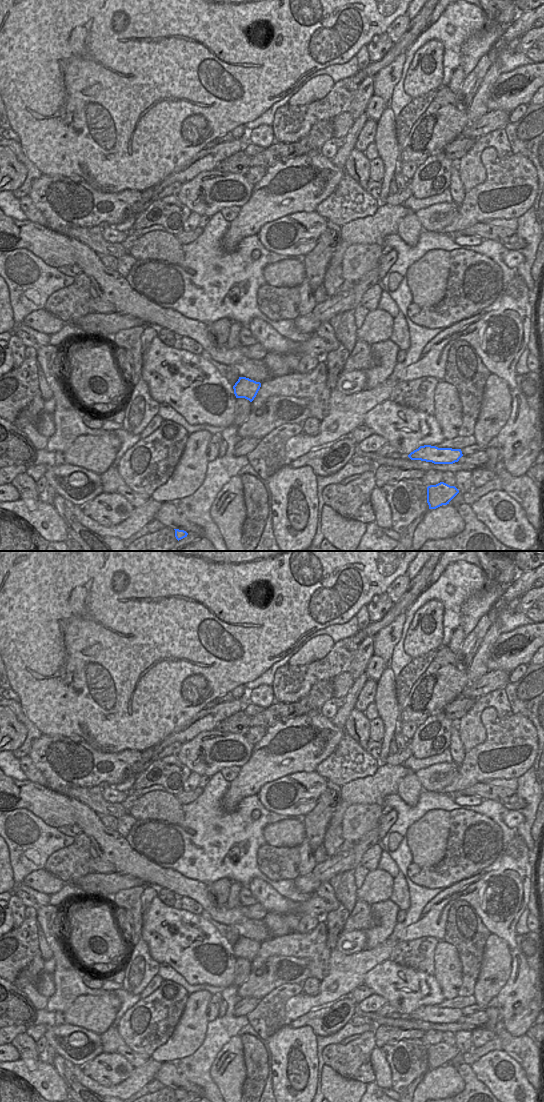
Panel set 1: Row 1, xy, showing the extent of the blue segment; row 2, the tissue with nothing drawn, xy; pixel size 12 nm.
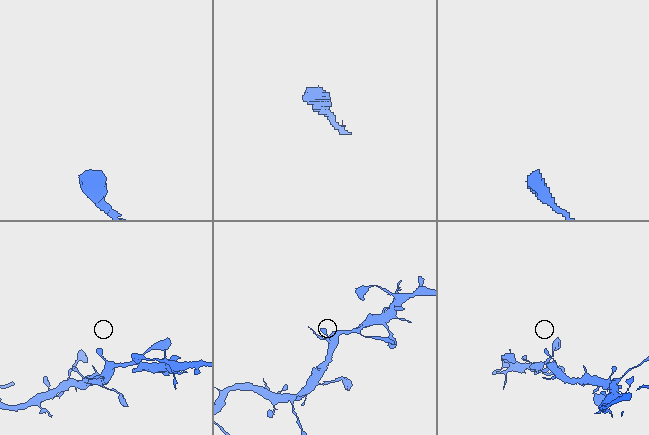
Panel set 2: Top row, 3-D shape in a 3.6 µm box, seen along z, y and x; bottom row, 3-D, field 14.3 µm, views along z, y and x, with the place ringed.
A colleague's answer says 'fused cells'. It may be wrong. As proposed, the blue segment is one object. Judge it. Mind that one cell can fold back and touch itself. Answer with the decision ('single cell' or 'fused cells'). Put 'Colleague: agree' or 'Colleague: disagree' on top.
Colleague: disagree
single cell

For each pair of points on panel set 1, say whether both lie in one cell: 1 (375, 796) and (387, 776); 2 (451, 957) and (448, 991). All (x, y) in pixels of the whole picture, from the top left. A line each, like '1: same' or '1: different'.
1: same
2: same

